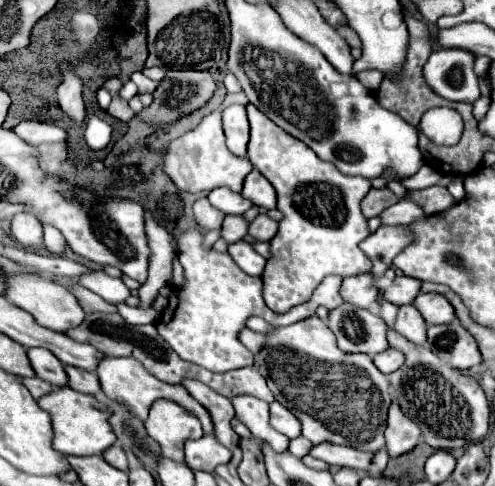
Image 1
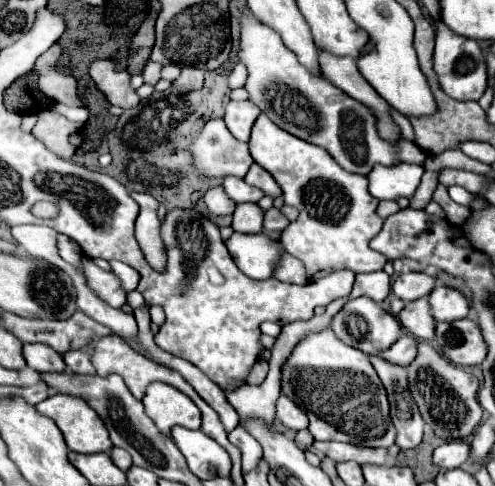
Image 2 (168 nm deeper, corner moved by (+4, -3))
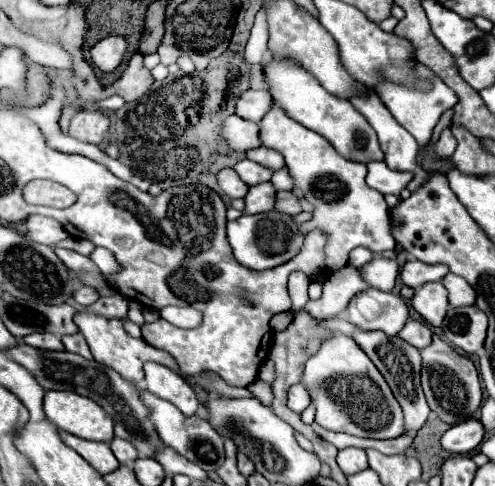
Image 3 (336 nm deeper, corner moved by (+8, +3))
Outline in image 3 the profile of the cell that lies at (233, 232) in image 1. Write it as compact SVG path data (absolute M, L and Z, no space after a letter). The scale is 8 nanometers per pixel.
M264 183L264 185L254 185L248 189L248 195L244 197L244 215L258 215L258 213L266 213L272 211L274 205L274 187L272 183Z

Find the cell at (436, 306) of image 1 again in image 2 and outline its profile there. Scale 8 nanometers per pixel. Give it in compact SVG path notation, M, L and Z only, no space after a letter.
M438 283L434 291L428 295L432 305L432 315L438 321L456 321L470 315L470 299L460 293L458 289L452 289L444 283Z

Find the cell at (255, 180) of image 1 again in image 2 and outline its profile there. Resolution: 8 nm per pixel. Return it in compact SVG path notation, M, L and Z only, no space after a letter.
M254 163L254 165L250 167L250 171L248 171L248 175L246 175L244 179L246 179L246 183L250 183L250 185L262 189L266 195L278 197L278 195L282 193L280 187L278 187L278 183L276 183L276 181L268 175L268 171L264 171L258 163Z

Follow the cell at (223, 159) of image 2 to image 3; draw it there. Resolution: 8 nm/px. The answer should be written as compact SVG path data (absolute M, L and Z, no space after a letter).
M236 115L226 117L222 131L220 131L220 139L226 143L226 147L230 151L250 151L260 147L258 141L258 125L252 121L244 121Z

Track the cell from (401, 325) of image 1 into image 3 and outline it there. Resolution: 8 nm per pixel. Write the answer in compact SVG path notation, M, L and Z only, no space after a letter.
M426 283L424 287L416 289L410 305L416 309L416 313L422 315L422 319L430 327L438 327L444 319L444 313L448 309L448 297L442 283Z

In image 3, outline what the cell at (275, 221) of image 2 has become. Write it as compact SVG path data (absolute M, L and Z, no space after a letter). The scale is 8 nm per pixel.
M278 191L274 209L280 211L280 213L286 213L286 215L298 215L302 211L300 205L298 205L296 195L292 191Z

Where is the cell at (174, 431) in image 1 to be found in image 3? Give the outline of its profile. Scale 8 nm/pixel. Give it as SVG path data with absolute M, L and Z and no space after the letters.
M144 363L144 389L152 395L170 401L176 405L186 417L194 415L198 409L198 399L194 389L188 385L186 379L182 379L178 373L166 369L158 363Z

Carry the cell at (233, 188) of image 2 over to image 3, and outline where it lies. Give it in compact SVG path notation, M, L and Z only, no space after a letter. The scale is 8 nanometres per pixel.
M242 159L242 161L236 163L232 169L238 173L238 177L240 177L248 187L258 185L258 183L266 183L266 181L270 181L270 177L272 177L272 173L268 173L268 169L264 169L262 165L256 165L254 161L248 161L248 159Z

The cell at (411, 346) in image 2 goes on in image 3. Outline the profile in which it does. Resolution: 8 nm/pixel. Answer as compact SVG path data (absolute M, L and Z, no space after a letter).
M406 321L406 325L402 327L402 331L398 333L400 339L404 339L406 343L410 343L416 349L424 349L426 345L430 345L432 339L432 329L422 323L422 321Z

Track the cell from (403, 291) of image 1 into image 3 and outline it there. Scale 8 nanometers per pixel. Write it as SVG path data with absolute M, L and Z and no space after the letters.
M408 261L400 271L400 279L404 285L418 289L430 281L442 281L446 273L448 273L446 265L426 265L422 261Z

